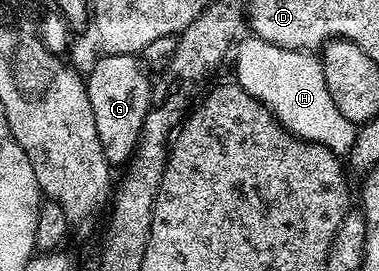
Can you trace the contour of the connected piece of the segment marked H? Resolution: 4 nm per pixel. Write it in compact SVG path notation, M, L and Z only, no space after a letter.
M244 37L235 44L234 59L235 55L235 82L246 89L250 97L269 107L272 116L290 134L308 143L321 143L338 156L349 154L355 143L357 126L347 121L339 112L338 105L334 104L330 89L326 86L322 65L313 52L282 49L278 45L270 45L270 41Z

